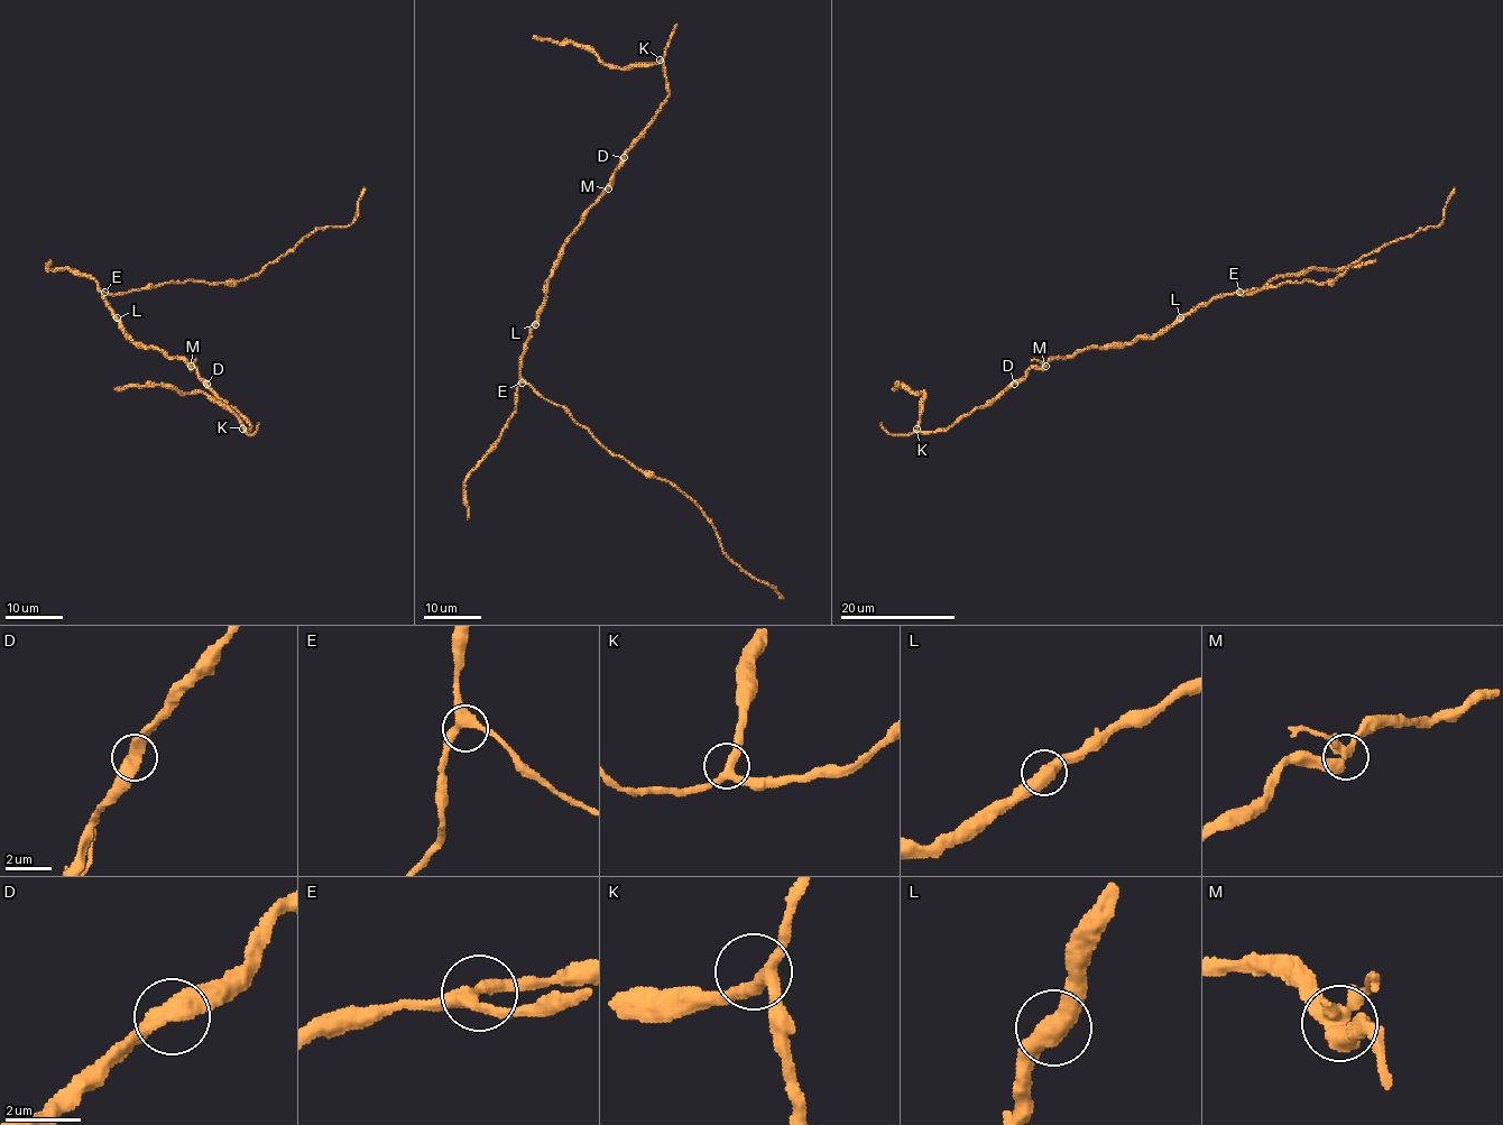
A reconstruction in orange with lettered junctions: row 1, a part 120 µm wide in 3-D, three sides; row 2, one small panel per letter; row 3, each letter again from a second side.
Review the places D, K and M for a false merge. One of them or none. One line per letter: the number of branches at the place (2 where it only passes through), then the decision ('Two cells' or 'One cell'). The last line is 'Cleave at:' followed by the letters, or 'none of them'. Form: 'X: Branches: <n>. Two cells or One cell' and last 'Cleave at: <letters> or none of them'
D: Branches: 2. One cell
K: Branches: 3. One cell
M: Branches: 3. One cell
Cleave at: none of them

